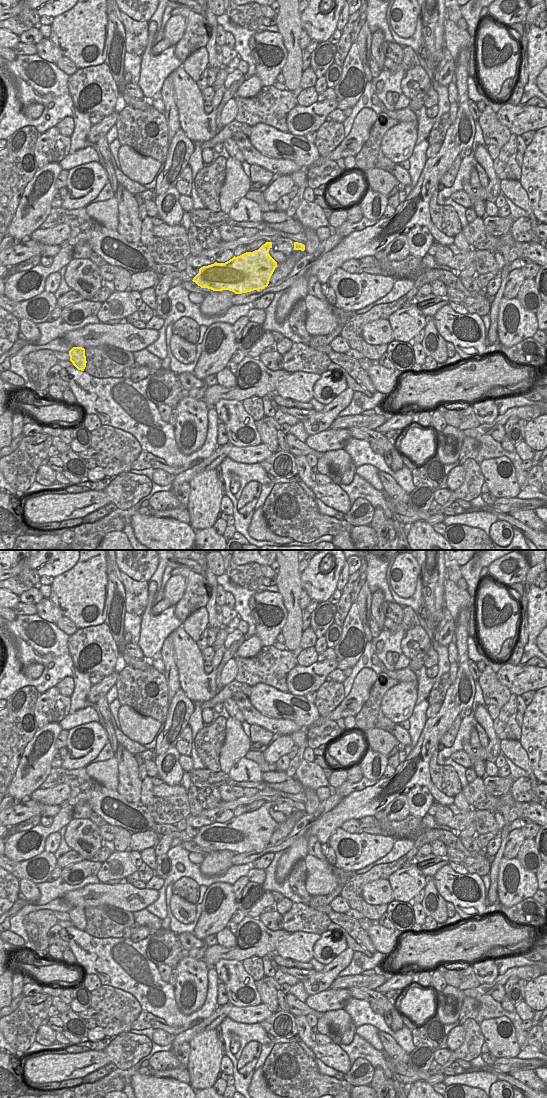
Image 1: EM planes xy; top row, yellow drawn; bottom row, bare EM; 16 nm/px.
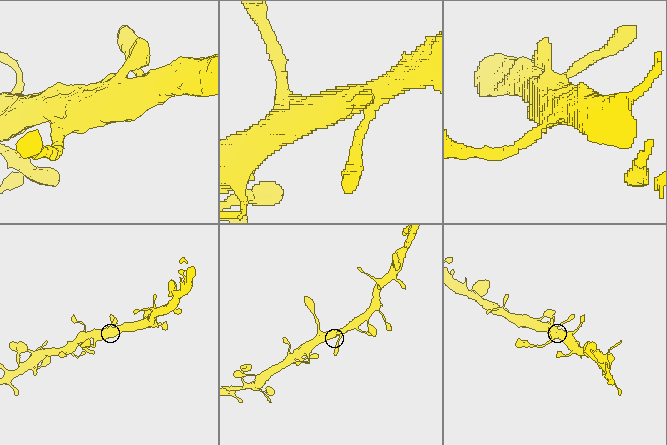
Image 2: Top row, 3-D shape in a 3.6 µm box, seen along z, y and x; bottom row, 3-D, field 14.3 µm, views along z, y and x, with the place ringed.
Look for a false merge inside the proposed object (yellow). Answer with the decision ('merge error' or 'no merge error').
no merge error

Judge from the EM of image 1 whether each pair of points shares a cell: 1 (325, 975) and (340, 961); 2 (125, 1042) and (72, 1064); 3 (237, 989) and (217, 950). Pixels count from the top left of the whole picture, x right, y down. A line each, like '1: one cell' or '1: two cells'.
1: one cell
2: one cell
3: two cells

